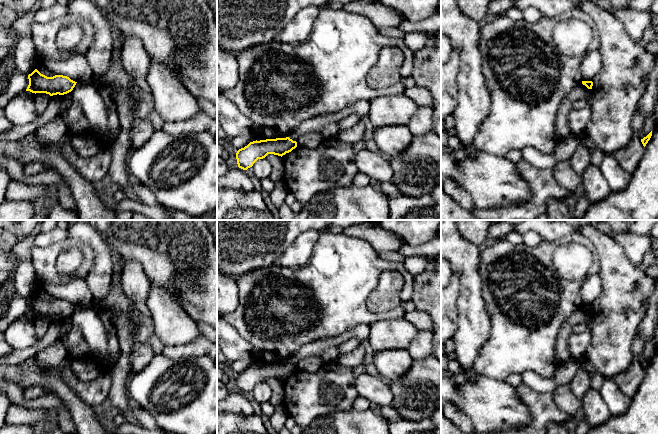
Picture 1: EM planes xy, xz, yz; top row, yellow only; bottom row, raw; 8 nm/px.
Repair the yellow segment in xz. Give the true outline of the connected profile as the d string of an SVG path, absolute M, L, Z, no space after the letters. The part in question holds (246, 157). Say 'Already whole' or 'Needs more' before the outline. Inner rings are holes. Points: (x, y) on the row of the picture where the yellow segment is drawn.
Already whole. M289 137L266 139L250 142L236 153L238 167L247 170L258 159L265 158L268 154L283 156L297 147L297 142Z

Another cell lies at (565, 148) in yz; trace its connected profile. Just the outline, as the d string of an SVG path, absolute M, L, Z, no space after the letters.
M571 133L566 138L560 138L553 154L544 154L533 147L522 150L522 158L539 168L554 168L559 162L569 160L577 146L582 142L584 134Z

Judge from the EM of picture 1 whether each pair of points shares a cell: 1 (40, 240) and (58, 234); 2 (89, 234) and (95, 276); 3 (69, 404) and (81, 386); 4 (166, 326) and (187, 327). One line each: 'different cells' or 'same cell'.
1: same cell
2: same cell
3: different cells
4: same cell

